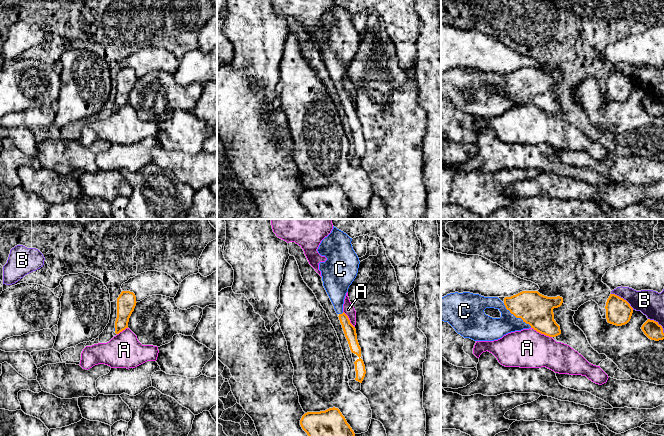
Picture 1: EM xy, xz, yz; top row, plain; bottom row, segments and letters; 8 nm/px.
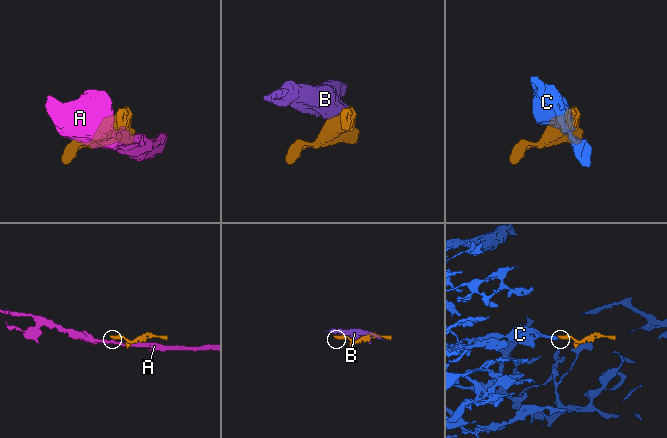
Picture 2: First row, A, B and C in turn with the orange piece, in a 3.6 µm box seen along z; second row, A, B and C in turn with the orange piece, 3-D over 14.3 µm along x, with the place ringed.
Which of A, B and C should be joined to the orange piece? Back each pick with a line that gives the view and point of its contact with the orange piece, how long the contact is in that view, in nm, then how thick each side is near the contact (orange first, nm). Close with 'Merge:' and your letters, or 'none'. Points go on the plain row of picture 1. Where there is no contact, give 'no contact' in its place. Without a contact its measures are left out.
C: meets orange in yz at (516, 93); contact 300 nm long; 260 nm thick on the orange side, 190 nm on the other
Merge: C

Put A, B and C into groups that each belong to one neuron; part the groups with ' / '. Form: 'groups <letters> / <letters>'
groups A / B / C

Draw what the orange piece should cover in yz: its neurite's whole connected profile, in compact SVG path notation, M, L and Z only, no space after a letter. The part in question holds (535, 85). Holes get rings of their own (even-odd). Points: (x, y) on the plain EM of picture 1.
M522 67L502 78L498 73L484 73L470 68L450 69L441 74L441 97L448 98L455 107L464 114L474 117L494 117L504 111L533 104L549 113L561 110L560 102L554 96L553 85L562 81L563 74L547 73L538 67ZM486 84L495 84L501 88L500 94L492 94L485 90Z

